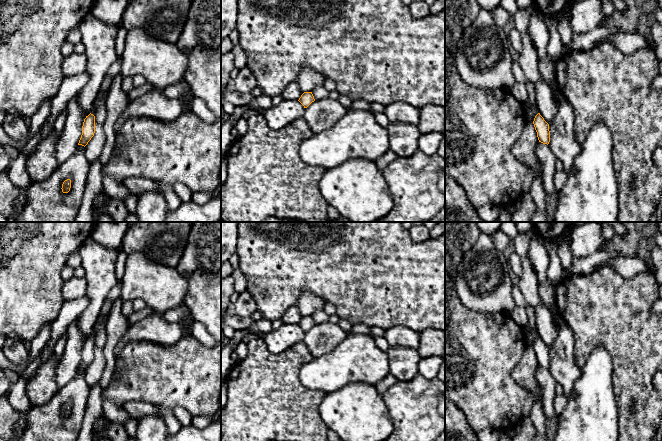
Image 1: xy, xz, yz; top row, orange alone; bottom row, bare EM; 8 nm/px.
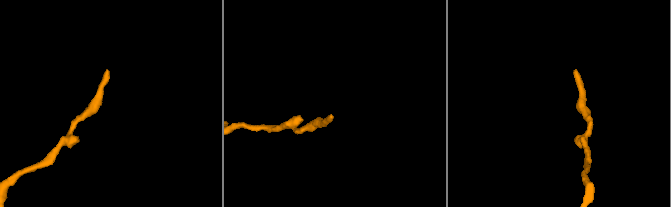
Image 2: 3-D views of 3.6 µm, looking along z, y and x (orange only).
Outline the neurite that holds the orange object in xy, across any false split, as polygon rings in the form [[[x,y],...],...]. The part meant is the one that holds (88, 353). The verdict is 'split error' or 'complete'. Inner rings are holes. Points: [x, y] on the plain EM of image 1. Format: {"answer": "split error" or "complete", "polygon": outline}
{"answer": "split error", "polygon": [[[93,327],[91,337],[86,340],[82,350],[82,359],[78,369],[86,370],[95,357],[95,336],[96,330]]]}

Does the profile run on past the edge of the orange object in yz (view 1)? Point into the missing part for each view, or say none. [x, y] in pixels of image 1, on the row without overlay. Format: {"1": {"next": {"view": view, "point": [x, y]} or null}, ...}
{"1": {"next": null}}

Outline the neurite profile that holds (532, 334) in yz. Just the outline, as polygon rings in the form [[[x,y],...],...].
[[[527,305],[526,311],[528,315],[528,326],[529,326],[529,331],[526,333],[526,344],[533,346],[535,340],[539,337],[536,328],[535,309],[532,306]]]

